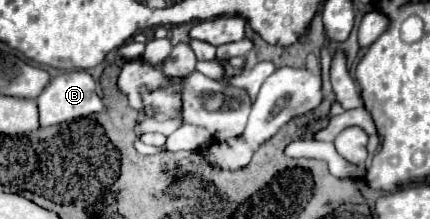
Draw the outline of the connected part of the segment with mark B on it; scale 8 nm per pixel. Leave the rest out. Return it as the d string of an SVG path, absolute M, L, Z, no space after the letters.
M67 71L53 77L47 87L37 97L39 105L39 123L41 127L51 127L57 123L73 121L79 117L87 117L89 113L99 113L103 109L103 101L95 91L95 81L87 71Z

